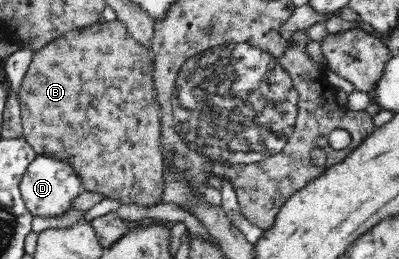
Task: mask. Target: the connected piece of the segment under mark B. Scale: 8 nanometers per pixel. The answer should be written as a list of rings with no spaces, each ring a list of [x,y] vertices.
[[[119,20],[100,23],[97,22],[89,27],[72,29],[59,35],[57,39],[46,43],[34,52],[34,56],[29,64],[26,74],[21,81],[18,98],[21,104],[21,115],[23,121],[23,134],[27,142],[38,155],[49,155],[61,158],[69,162],[73,169],[80,174],[83,186],[88,192],[101,193],[105,198],[121,200],[123,204],[136,203],[141,206],[153,206],[162,203],[162,194],[165,190],[163,172],[164,172],[164,148],[161,144],[161,121],[159,116],[160,108],[156,104],[156,94],[154,89],[153,65],[151,59],[153,52],[147,50],[145,46],[137,44],[125,24]]]

